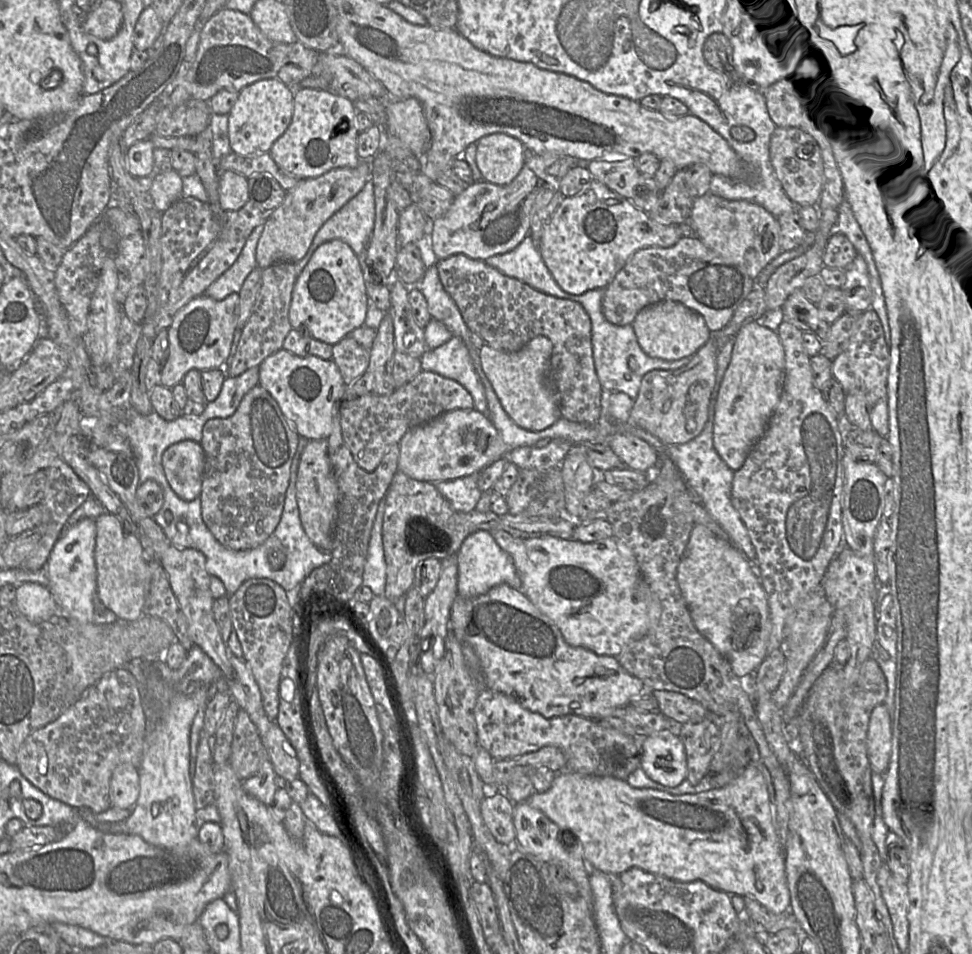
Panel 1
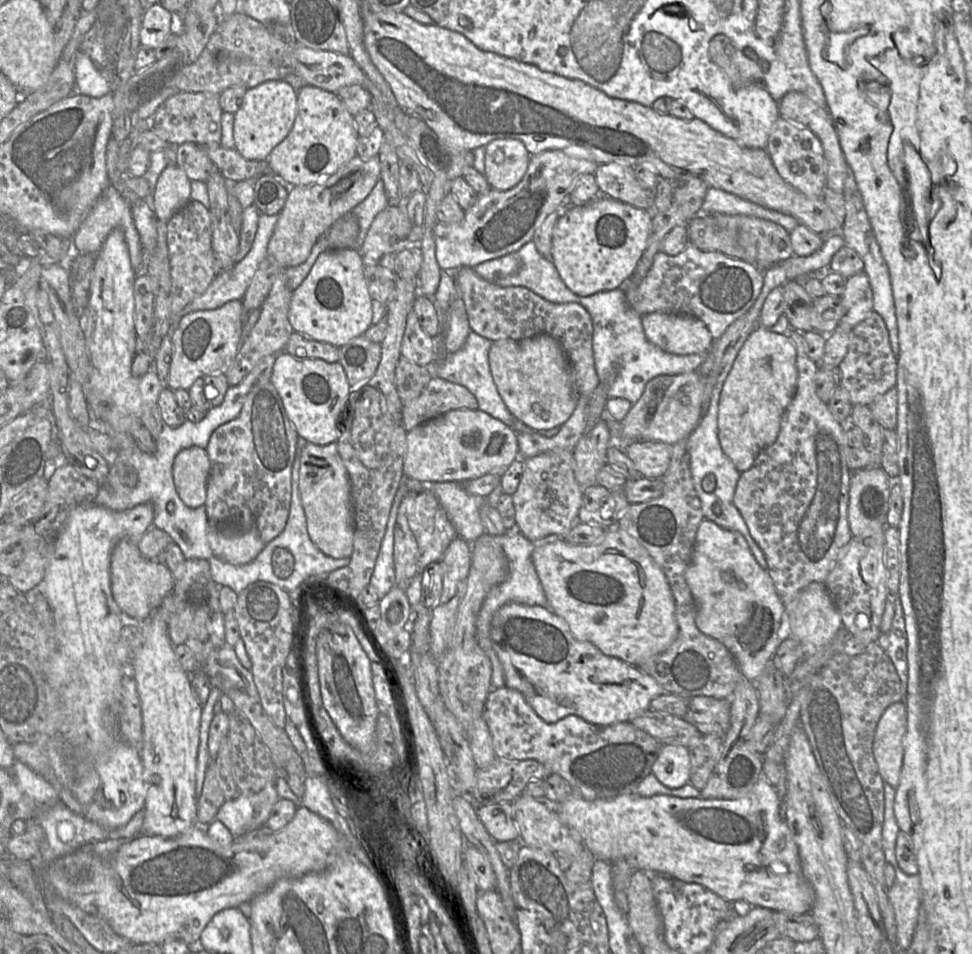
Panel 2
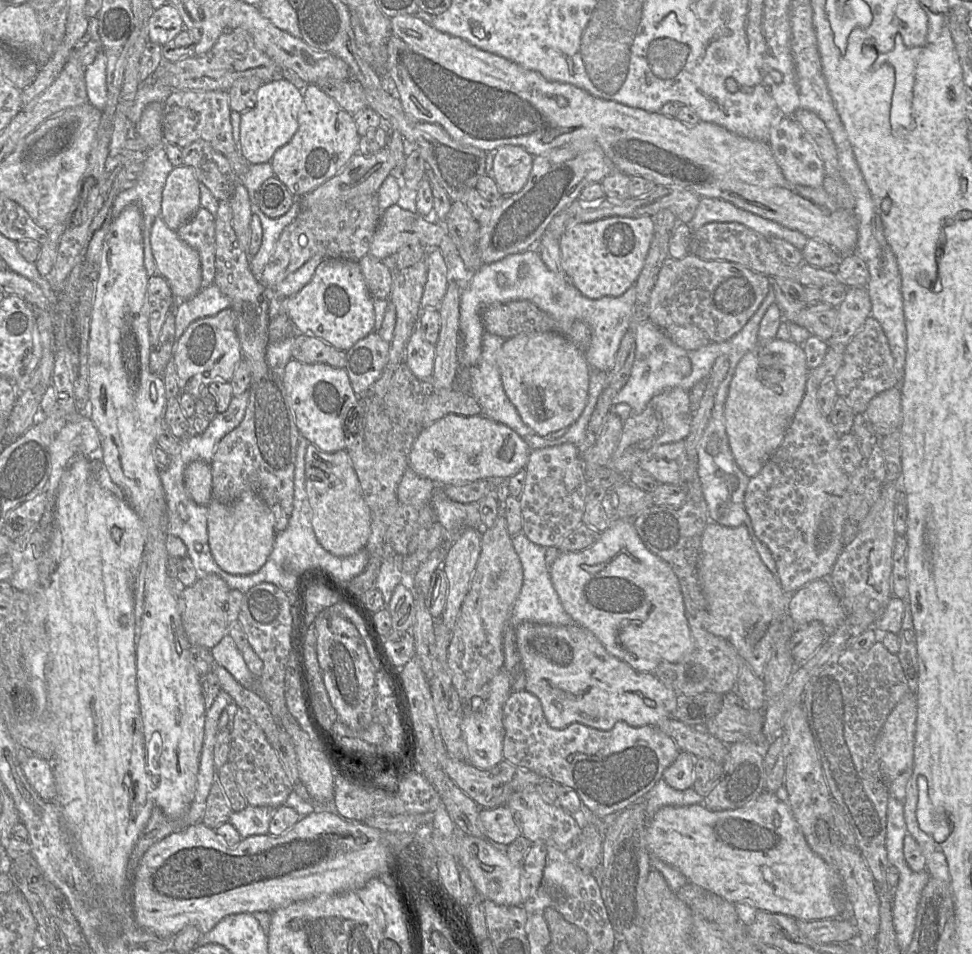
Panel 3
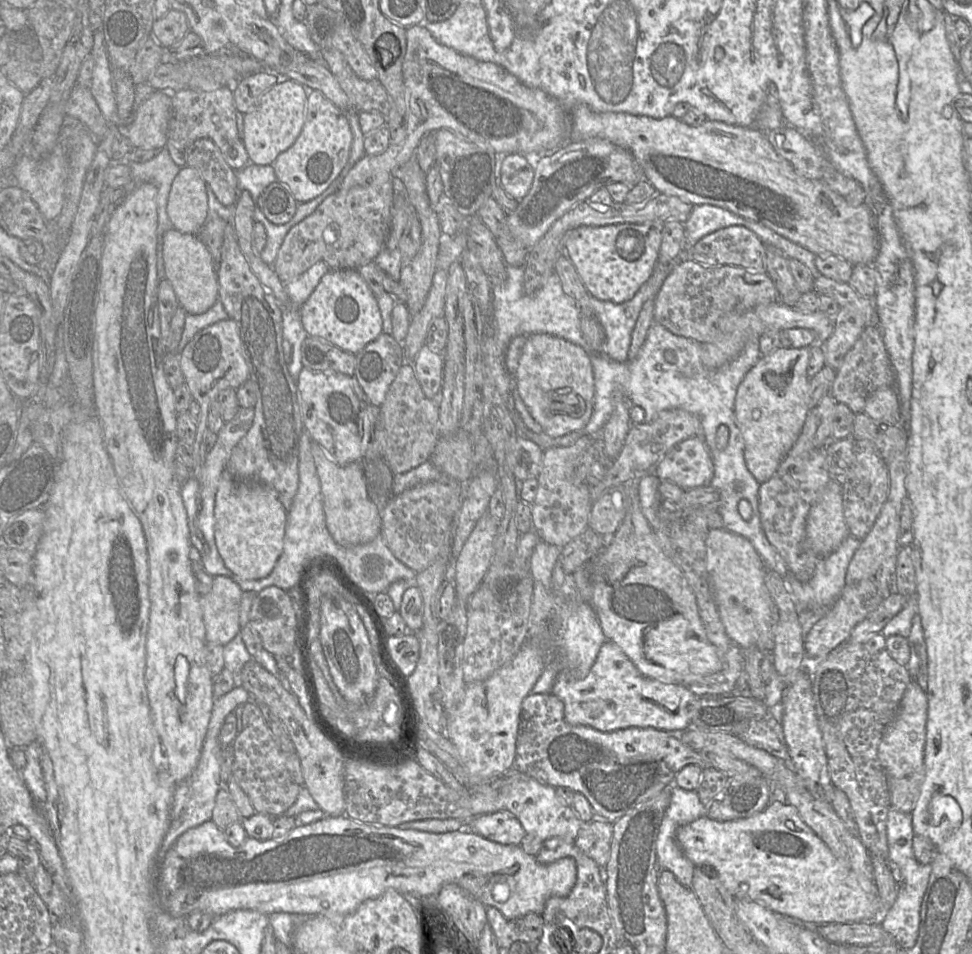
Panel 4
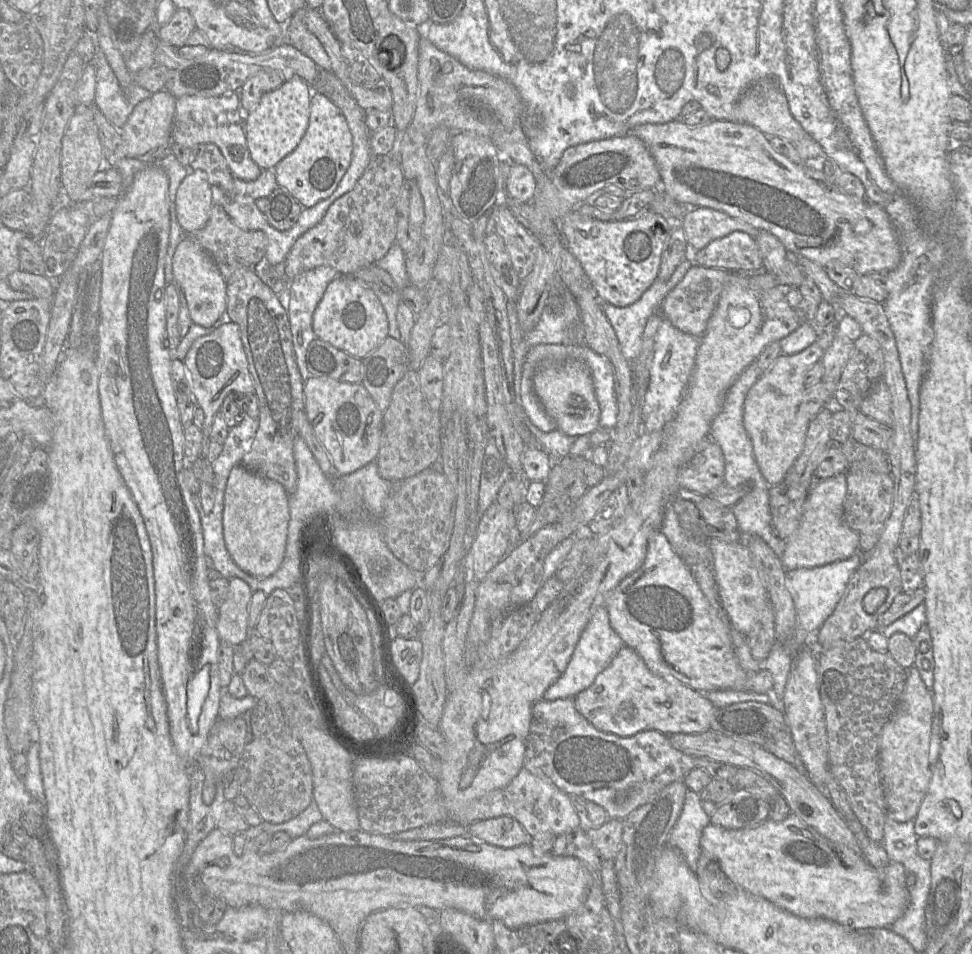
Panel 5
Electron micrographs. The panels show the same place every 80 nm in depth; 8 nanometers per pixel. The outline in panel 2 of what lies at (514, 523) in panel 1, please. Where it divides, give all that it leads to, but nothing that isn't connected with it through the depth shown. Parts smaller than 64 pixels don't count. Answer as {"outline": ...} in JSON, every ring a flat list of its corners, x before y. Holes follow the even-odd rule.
{"outline":[[430,490,408,493,400,502,394,530,395,586,406,590,419,572,431,563,440,562,456,537,446,511]]}

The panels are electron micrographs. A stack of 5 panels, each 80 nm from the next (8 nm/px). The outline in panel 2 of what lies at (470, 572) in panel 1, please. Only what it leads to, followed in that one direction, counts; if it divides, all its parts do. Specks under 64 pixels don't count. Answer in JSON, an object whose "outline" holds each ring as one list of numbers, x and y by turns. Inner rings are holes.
{"outline":[[518,529,508,530,503,536,495,536,495,540,501,545,504,553,509,561,509,575,504,582,495,586,486,596,482,609,478,614,476,627,477,627,477,640,481,648,485,651,492,664,492,686,501,687,504,686,503,667,499,661,495,651,492,647,492,641,490,637,490,622,492,616,502,606,507,603,515,602,526,605,537,605,544,607,545,609,553,612,553,609,548,602,544,589,540,582,539,576,535,569,532,553,535,549,535,544,527,539]]}

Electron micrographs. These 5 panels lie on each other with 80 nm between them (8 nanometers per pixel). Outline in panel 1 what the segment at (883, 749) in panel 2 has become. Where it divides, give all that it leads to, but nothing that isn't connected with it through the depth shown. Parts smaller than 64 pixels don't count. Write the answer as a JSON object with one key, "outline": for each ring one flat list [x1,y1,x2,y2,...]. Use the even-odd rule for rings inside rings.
{"outline":[[884,702,872,711,867,748,873,771,886,773,892,754,892,719]]}

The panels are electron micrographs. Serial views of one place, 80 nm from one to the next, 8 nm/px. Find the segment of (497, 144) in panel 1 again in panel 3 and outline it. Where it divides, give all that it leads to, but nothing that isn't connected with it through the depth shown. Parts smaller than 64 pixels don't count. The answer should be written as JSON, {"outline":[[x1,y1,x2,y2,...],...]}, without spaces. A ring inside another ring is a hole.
{"outline":[[505,145,493,153,490,176,504,196,519,192,532,170,533,156,522,147]]}

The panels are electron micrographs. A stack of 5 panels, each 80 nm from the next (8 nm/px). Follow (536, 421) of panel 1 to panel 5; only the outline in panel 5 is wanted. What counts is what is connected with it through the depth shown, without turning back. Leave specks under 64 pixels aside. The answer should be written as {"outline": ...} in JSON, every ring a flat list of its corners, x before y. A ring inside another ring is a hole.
{"outline":[[566,359,538,370,533,376,534,391,547,414,555,421,557,430,569,435,589,435,597,430,600,406,595,395,589,367,580,360]]}

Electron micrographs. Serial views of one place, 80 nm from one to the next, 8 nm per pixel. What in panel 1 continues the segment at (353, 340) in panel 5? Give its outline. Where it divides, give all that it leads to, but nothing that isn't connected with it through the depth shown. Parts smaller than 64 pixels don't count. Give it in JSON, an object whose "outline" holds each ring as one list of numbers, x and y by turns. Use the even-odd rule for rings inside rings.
{"outline":[[339,239,320,245,297,277,289,309,292,328,303,337,335,345,354,329,364,326,368,295,359,257]]}

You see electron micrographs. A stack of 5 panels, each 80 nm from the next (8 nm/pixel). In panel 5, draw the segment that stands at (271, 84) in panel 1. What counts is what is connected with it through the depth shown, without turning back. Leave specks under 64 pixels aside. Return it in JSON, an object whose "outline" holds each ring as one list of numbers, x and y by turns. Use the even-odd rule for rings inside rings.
{"outline":[[291,79,291,80,286,80,282,86,279,88,265,94,259,105,247,115,247,123,246,123,246,138,247,138,247,144,248,148,250,151,251,158,253,161,261,168,261,169,274,169,276,165,286,156,288,156,290,153,292,153,299,143,301,142,303,136,305,135,308,125,309,125,309,120,310,120,310,111,311,111,311,86,308,84,306,81,302,79]]}

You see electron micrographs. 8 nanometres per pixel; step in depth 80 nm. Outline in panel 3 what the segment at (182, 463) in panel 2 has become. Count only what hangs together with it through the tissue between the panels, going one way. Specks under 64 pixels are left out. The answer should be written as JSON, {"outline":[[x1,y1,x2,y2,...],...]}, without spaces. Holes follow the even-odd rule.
{"outline":[[189,463,183,472,183,482,186,492,196,504,207,505,212,500,212,473,209,463]]}

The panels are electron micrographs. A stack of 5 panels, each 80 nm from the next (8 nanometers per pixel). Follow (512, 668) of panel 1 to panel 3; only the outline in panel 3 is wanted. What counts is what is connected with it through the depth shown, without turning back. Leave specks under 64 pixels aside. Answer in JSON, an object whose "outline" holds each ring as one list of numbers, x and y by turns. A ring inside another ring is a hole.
{"outline":[[516,623,512,628,520,656,520,669,513,678,513,690,524,689,541,702,548,724,556,729,581,723,609,730,617,722,632,726,653,726,669,717,677,696,653,673,640,672,611,655,589,630,580,625]]}

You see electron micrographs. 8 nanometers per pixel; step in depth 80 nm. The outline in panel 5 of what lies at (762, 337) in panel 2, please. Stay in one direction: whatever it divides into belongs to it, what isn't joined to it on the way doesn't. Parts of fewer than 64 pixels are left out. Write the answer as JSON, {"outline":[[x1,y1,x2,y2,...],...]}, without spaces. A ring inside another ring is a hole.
{"outline":[[835,322,823,331,818,330,817,340,803,351,793,354,781,354,773,365,748,391,743,408,743,422,752,445,757,465,766,482,773,486,781,483,801,454,809,418,802,412,805,391,804,376,809,368,822,360,826,350,835,337]]}

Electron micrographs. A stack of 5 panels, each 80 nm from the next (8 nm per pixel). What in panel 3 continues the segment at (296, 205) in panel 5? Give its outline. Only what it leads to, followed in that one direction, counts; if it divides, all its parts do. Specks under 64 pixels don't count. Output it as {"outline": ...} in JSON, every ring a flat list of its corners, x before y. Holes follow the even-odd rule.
{"outline":[[276,176,265,180,257,191,257,206,269,218,279,218,286,214,295,200]]}

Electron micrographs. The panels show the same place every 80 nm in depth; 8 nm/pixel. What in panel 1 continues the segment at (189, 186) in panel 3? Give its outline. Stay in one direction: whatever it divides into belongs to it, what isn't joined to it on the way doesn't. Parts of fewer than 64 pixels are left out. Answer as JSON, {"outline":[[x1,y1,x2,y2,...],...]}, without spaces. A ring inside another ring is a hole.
{"outline":[[174,169,157,173,150,190,156,209,165,212,182,196,182,187,182,177]]}

